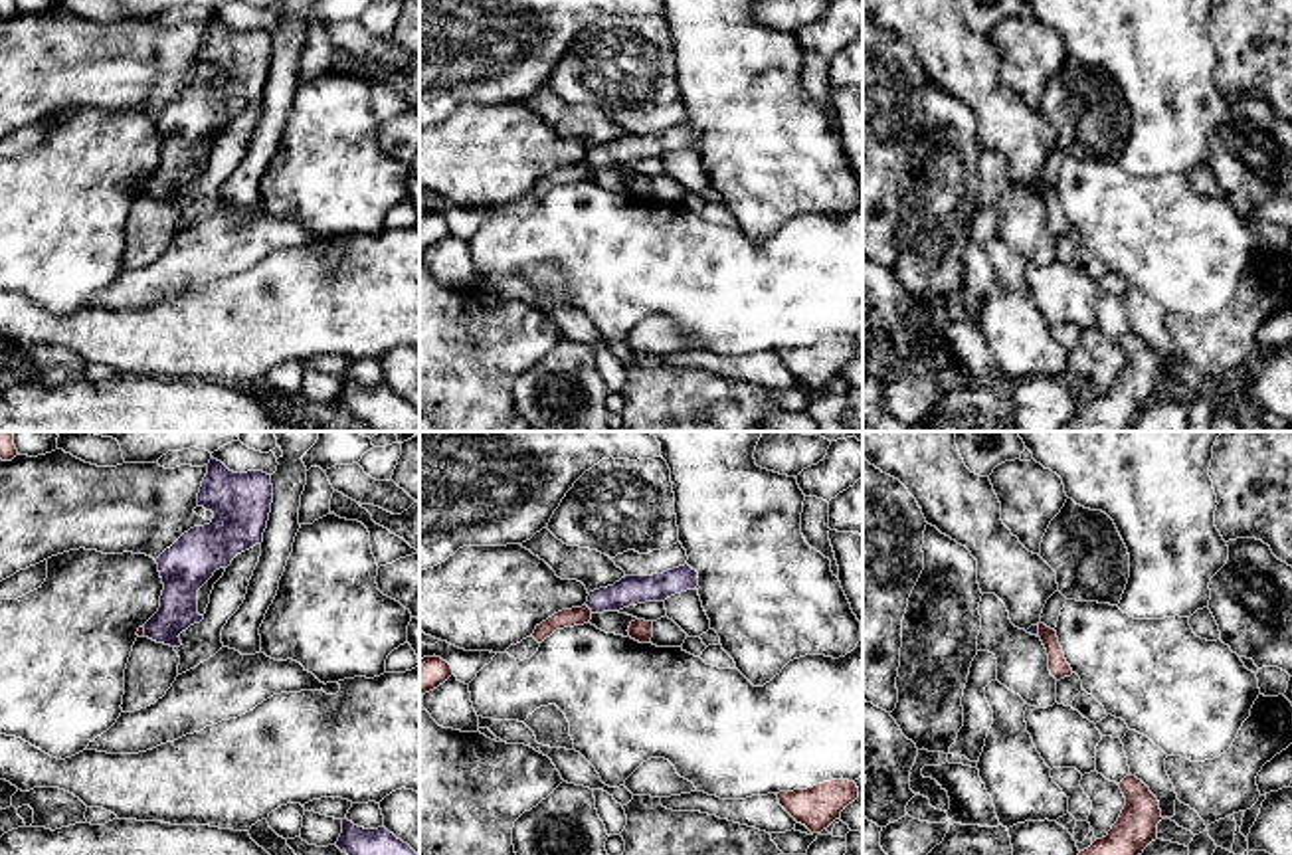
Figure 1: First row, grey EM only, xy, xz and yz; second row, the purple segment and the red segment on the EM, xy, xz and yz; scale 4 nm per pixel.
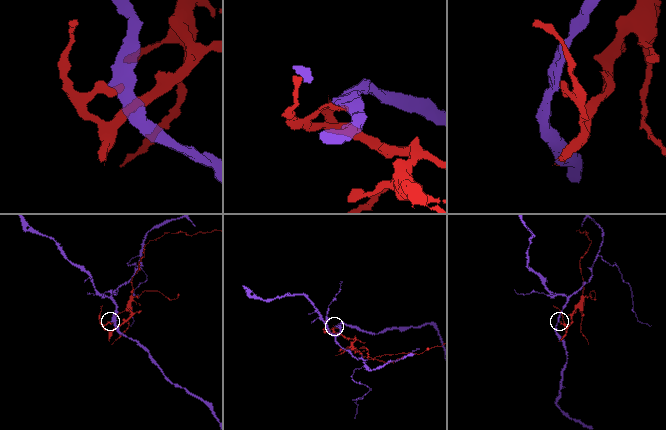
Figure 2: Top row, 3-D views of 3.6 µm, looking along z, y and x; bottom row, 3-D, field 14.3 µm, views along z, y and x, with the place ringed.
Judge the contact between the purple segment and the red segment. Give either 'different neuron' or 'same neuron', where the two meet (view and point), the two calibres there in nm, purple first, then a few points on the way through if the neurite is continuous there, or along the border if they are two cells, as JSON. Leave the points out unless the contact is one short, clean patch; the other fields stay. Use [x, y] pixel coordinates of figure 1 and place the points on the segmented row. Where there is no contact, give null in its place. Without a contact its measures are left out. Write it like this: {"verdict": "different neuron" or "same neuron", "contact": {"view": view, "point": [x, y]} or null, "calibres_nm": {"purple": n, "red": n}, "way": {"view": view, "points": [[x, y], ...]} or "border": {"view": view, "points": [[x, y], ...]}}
{"verdict": "different neuron", "contact": {"view": "xz", "point": [588, 606]}, "calibres_nm": {"purple": 120, "red": 80}, "border": {"view": "xz", "points": [[586, 604], [592, 612]]}}

